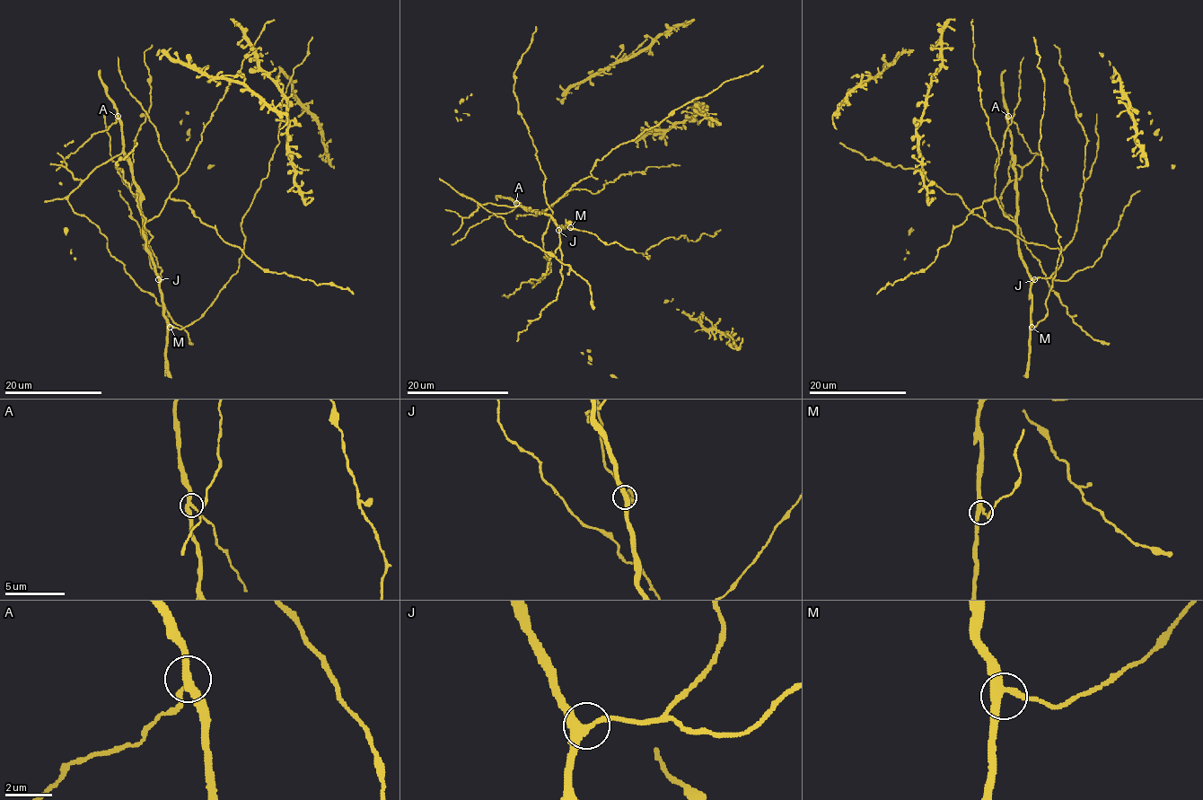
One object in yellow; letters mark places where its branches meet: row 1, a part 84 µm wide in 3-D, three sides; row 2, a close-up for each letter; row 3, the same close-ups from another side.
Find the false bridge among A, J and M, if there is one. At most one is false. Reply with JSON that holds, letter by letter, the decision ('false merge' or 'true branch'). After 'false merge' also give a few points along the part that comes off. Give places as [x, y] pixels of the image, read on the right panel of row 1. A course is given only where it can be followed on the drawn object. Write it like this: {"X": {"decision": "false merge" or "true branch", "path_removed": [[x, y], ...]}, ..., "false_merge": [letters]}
{"A": {"decision": "false merge", "path_removed": [[1008, 117], [1016, 125], [1029, 149], [1042, 158], [1047, 171]]}, "J": {"decision": "true branch"}, "M": {"decision": "true branch"}, "false_merge": ["A"]}

